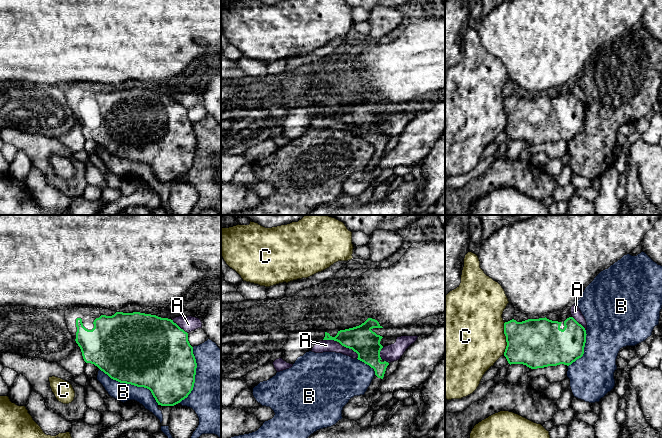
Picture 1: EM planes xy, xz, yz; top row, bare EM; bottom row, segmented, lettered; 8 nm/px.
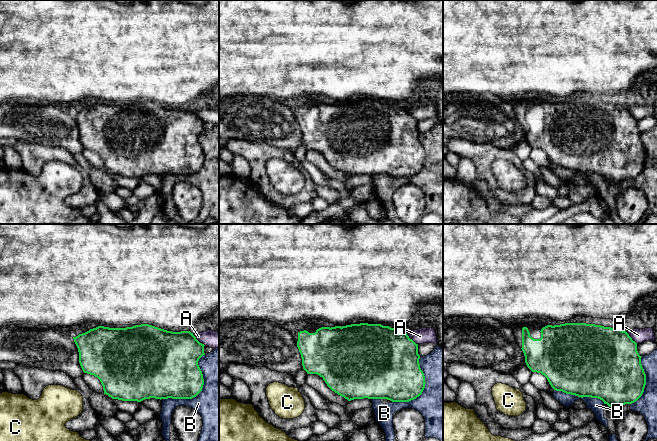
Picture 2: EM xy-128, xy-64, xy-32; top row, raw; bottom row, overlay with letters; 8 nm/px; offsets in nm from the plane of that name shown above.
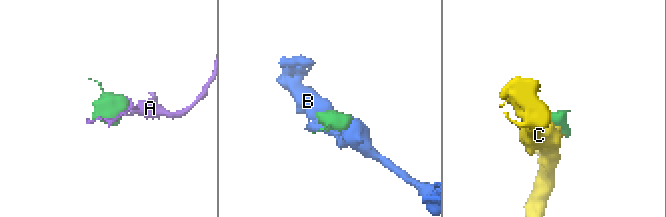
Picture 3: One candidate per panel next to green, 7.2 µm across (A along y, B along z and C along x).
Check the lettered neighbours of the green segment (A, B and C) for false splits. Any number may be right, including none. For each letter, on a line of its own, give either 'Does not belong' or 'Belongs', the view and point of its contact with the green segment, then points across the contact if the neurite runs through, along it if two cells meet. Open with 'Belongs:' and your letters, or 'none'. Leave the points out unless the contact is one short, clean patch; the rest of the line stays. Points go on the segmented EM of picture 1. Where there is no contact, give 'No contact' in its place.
Belongs: none
A: Does not belong. Touches green at xz (351, 348)
B: Does not belong. Touches green at xy (131, 384)
C: Does not belong. Touches green at yz (506, 338)

